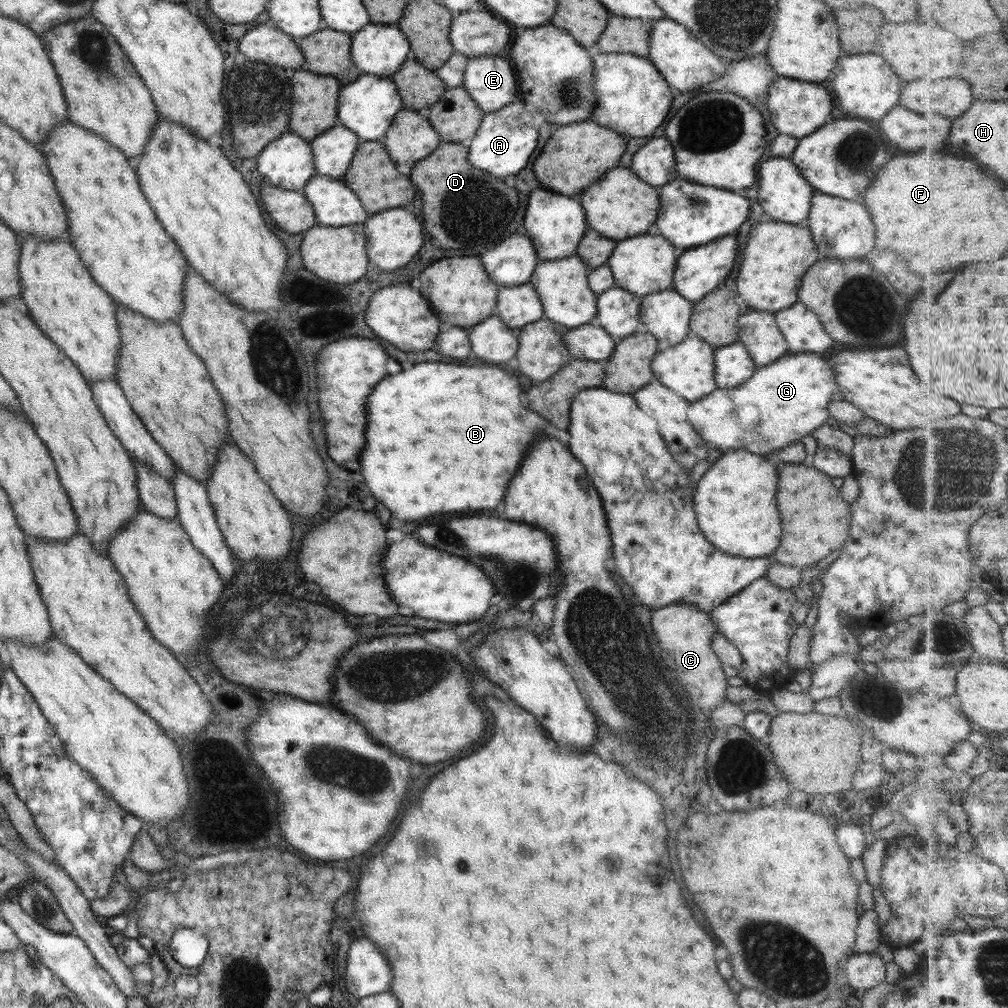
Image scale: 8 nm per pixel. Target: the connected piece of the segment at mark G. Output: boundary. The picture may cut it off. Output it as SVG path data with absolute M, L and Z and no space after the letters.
M787 352L768 366L757 368L743 384L727 390L712 390L703 398L688 403L686 414L693 432L702 438L711 450L725 452L729 448L745 448L751 454L763 456L799 441L825 424L828 416L826 404L830 394L837 392L828 354L821 356L809 352Z

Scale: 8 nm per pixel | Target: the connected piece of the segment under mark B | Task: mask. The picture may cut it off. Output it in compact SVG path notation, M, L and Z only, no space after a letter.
M419 362L413 368L393 374L393 376L385 376L381 378L369 392L367 396L367 422L365 422L365 446L359 452L359 470L363 476L363 484L369 488L369 492L373 494L373 498L387 506L387 510L391 512L393 518L409 522L409 520L421 520L425 516L431 514L445 514L445 512L463 512L463 510L483 510L483 508L493 508L501 502L503 498L503 490L507 488L507 482L511 478L511 474L515 472L515 468L519 466L521 458L523 458L523 450L527 450L527 446L537 438L537 434L543 432L543 426L547 426L547 422L543 418L539 418L535 412L529 412L521 406L519 400L519 386L517 380L509 374L505 374L499 368L481 368L481 366L453 366L453 364L439 364L439 362Z

